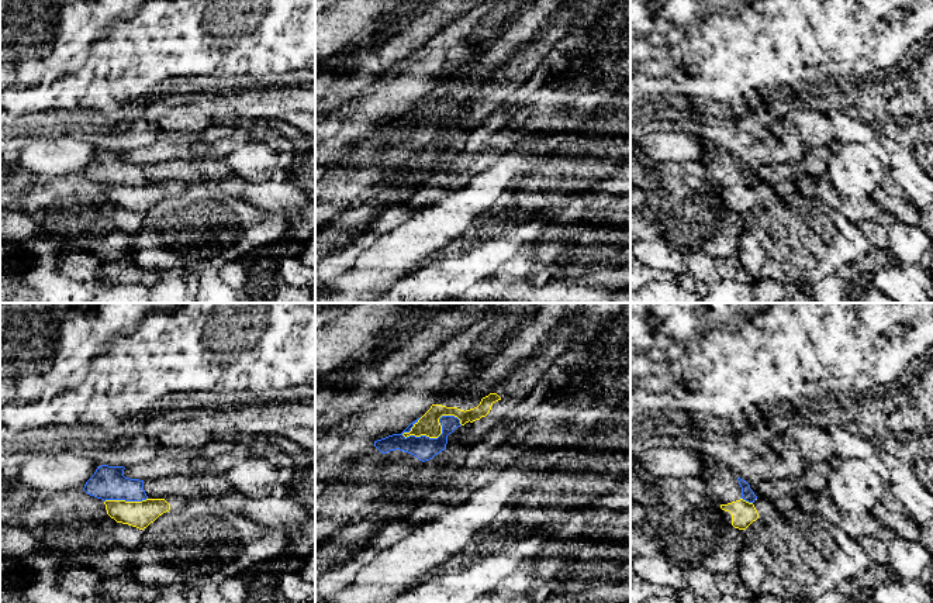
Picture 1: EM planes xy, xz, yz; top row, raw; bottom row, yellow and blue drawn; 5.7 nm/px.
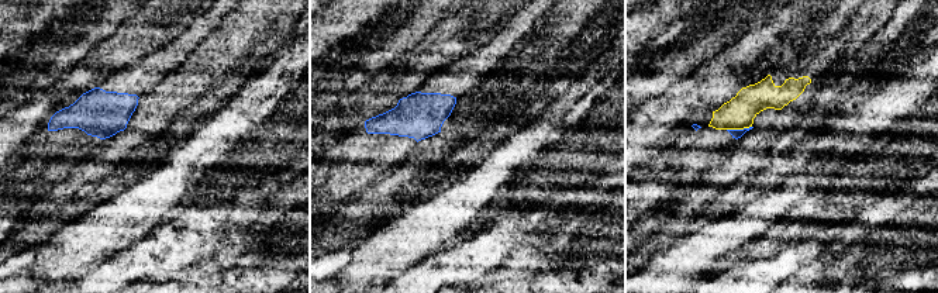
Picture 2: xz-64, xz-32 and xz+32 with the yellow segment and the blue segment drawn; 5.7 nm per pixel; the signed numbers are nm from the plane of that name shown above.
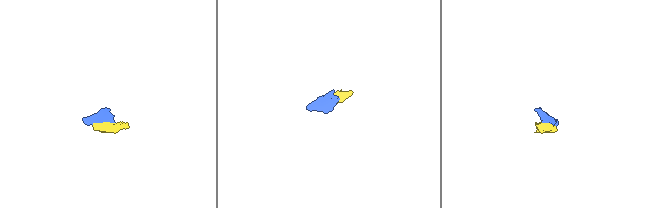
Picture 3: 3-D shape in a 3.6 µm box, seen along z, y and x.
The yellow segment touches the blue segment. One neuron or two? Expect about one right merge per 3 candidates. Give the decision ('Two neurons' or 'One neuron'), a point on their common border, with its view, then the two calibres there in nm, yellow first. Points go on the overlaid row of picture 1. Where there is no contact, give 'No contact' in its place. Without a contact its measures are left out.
Two neurons. Touches yellow at xz (439, 434). Thickness 120 nm (yellow) against 140 nm

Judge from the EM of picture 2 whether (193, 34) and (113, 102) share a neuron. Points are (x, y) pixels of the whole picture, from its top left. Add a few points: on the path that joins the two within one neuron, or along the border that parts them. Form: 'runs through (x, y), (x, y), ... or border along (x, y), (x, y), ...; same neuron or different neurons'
runs through (173, 54), (133, 82); same neuron

